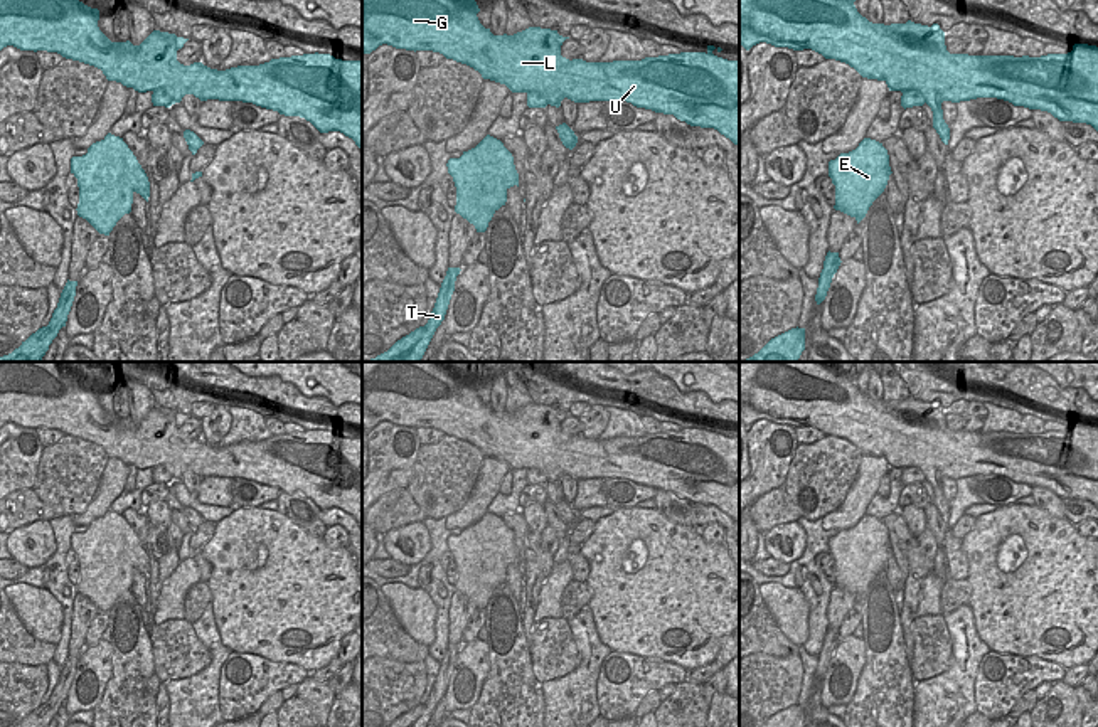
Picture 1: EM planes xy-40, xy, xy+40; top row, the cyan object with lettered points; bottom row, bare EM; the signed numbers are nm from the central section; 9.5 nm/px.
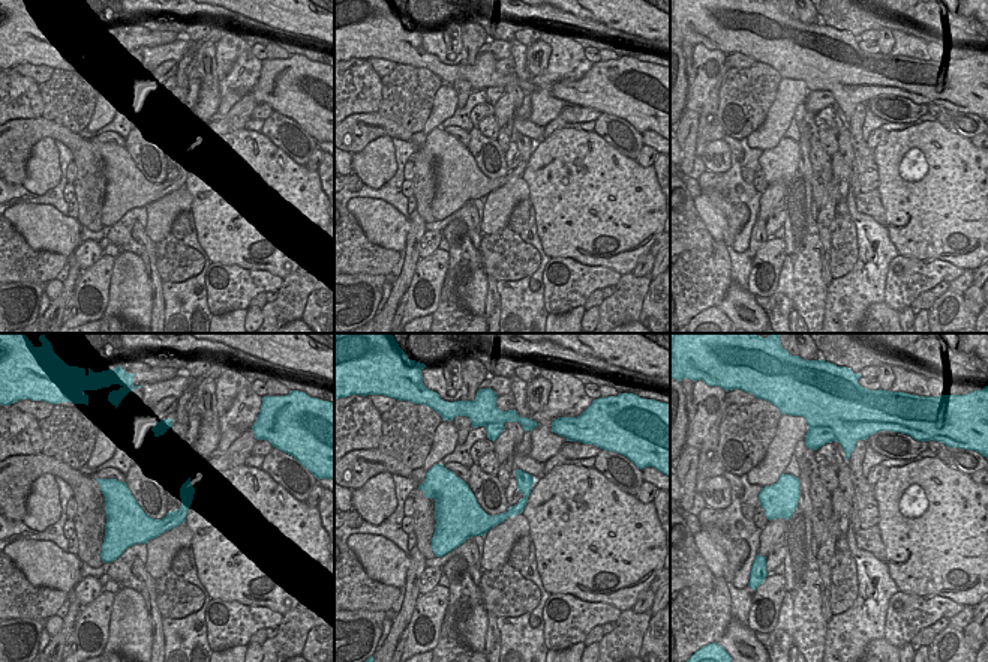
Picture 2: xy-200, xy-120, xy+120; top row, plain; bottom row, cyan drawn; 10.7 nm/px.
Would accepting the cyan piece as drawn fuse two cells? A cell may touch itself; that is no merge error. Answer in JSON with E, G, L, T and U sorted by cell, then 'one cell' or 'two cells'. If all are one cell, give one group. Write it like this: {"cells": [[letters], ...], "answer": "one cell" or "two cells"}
{"cells": [["E", "G", "L", "T", "U"]], "answer": "one cell"}

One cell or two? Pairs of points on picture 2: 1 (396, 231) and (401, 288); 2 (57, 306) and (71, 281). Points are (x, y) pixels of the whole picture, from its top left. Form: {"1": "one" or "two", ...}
{"1": "two", "2": "one"}

